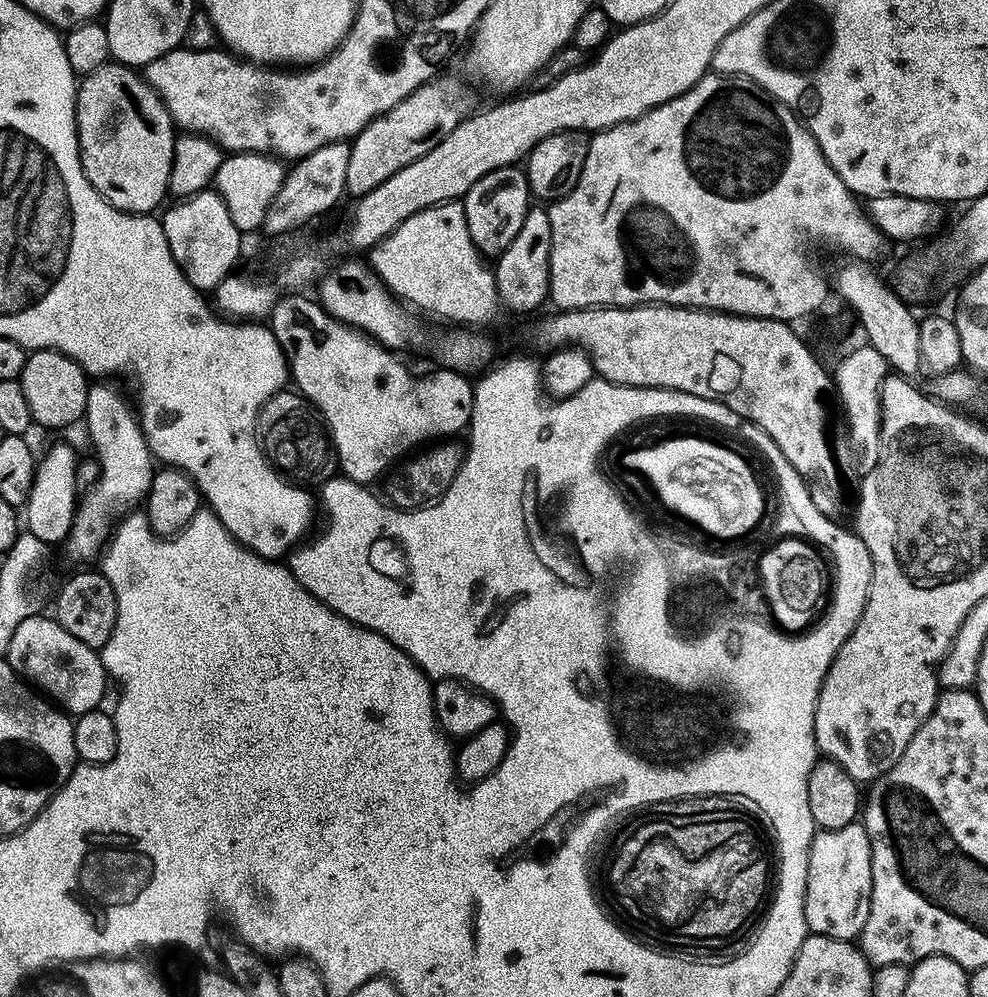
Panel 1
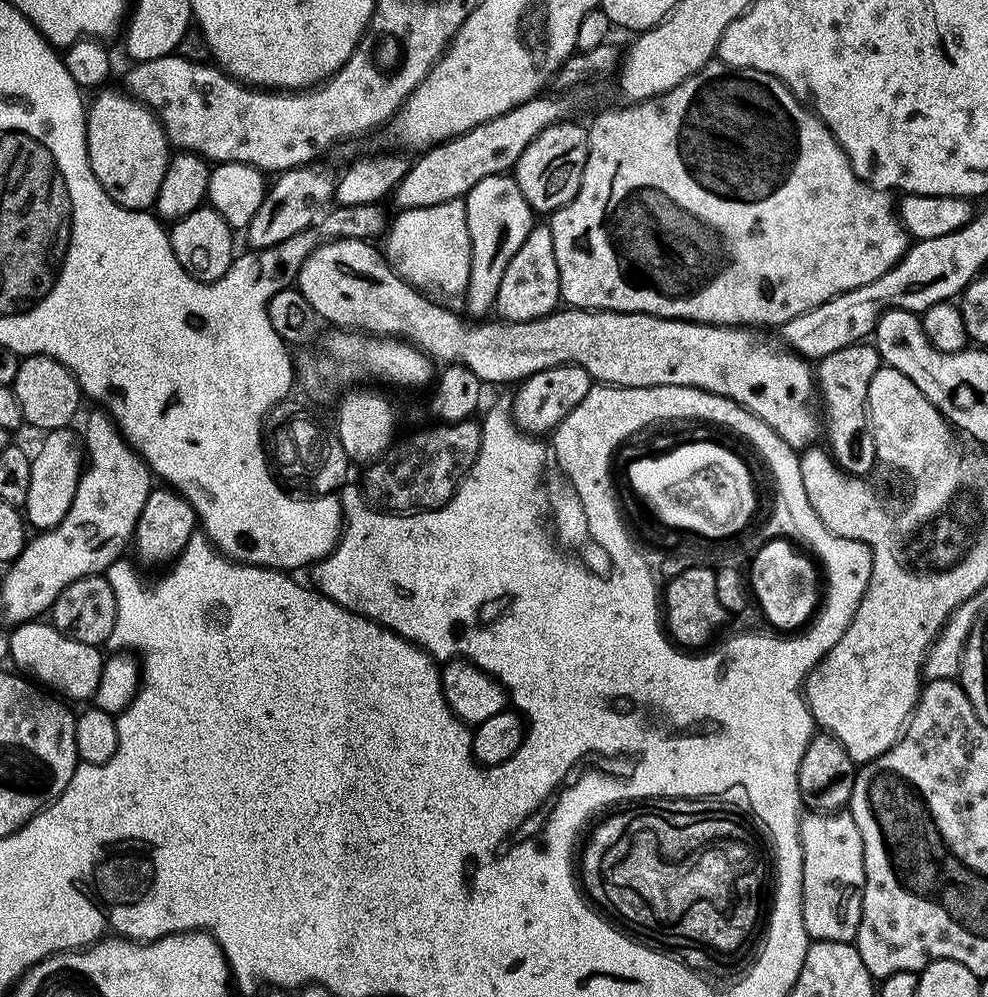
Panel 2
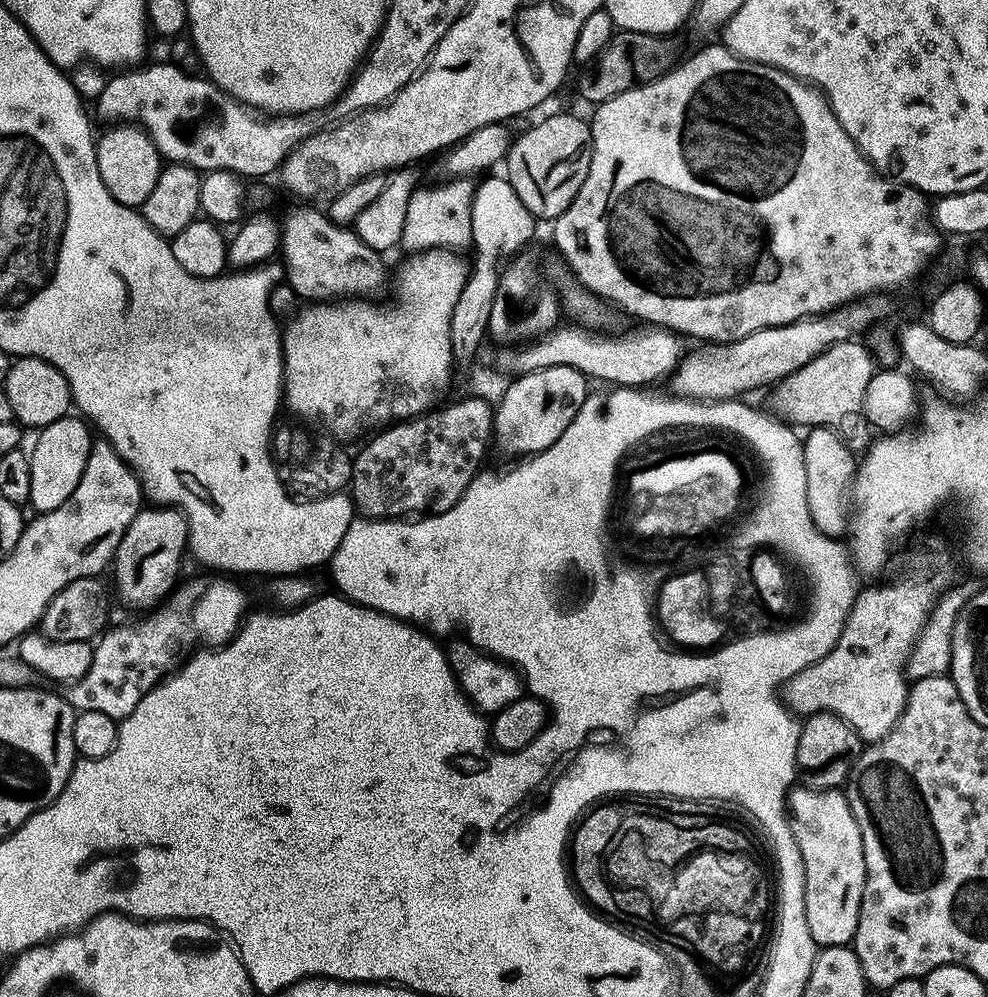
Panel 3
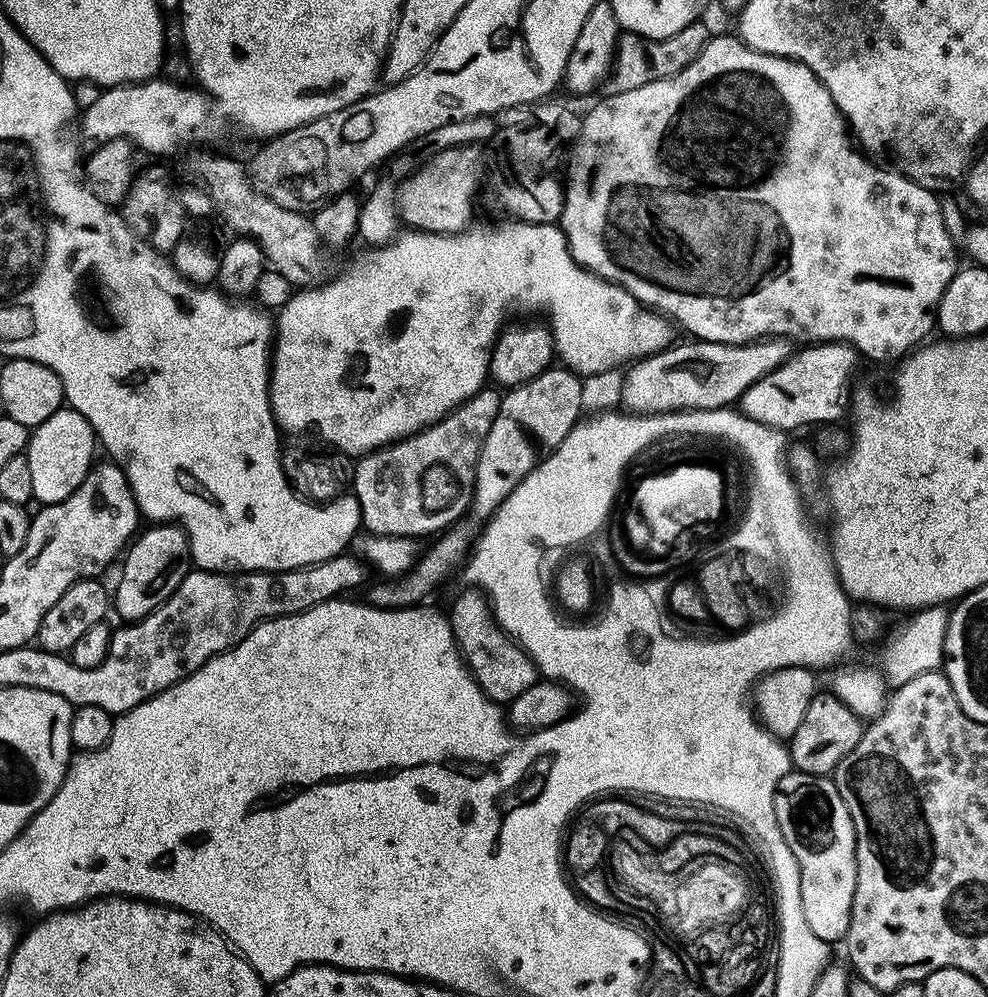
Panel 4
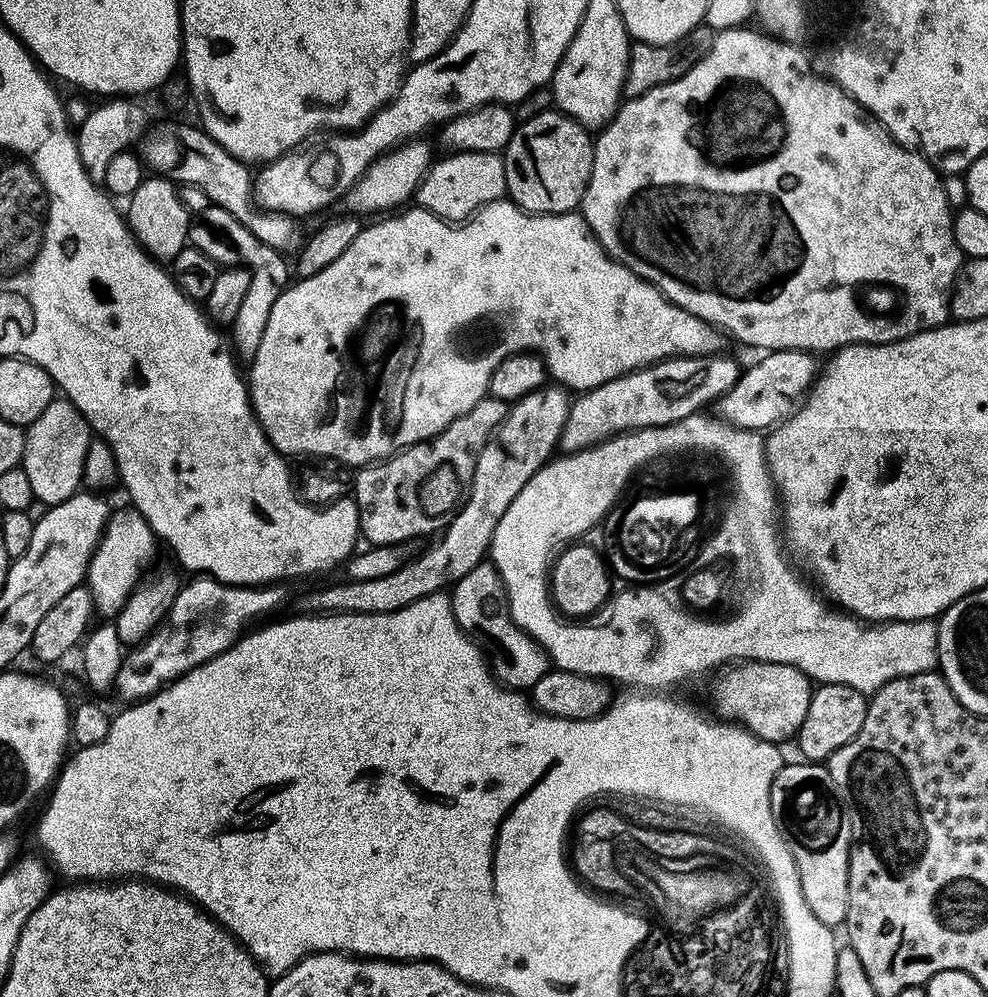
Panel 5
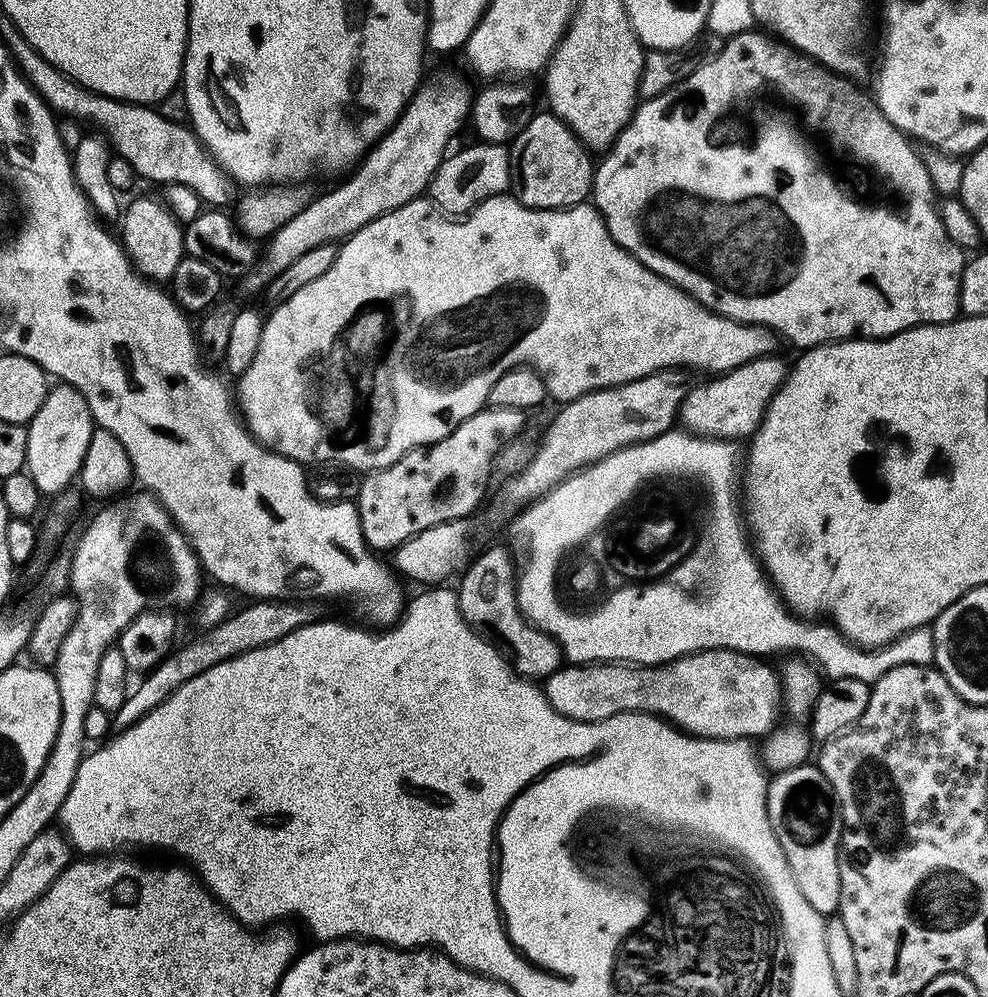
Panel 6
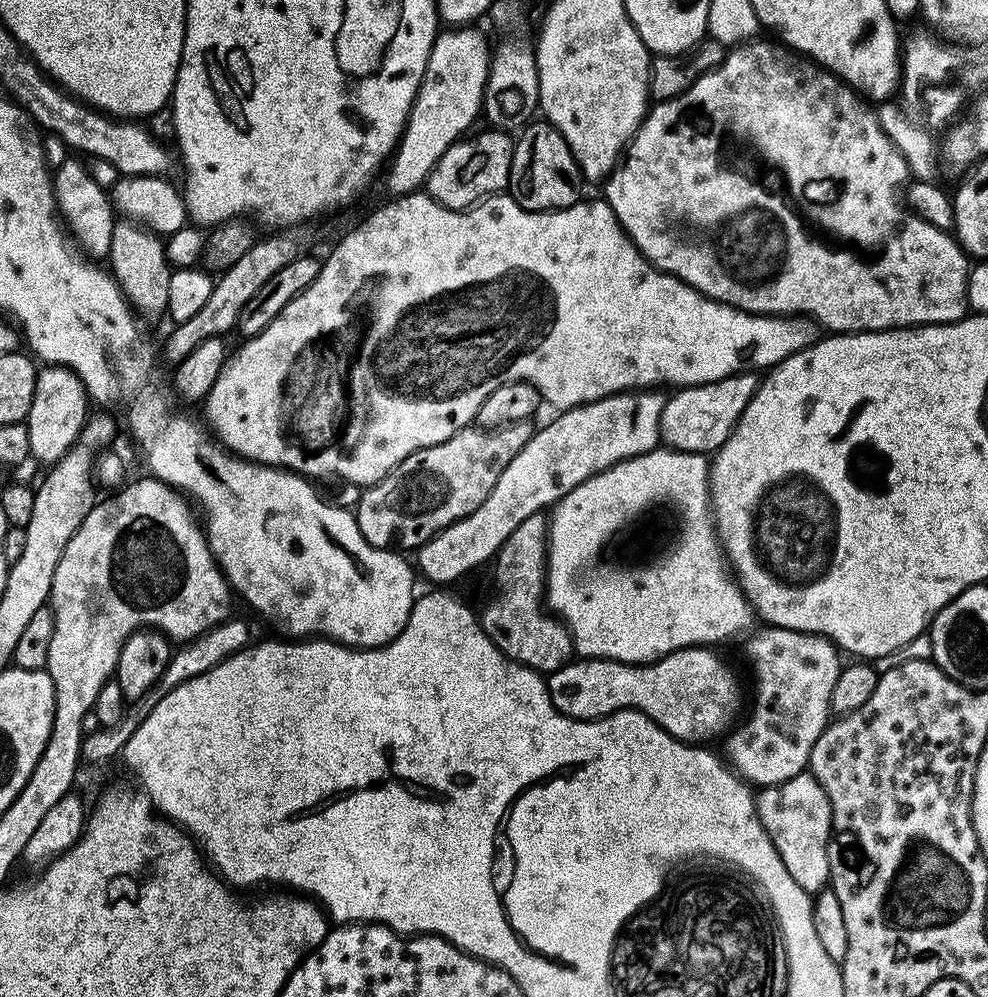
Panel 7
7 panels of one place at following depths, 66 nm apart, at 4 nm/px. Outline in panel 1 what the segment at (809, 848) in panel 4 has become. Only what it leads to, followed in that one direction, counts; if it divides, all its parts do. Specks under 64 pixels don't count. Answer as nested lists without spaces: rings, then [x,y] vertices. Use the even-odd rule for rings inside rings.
[[[854,822],[838,830],[817,831],[809,850],[806,879],[805,916],[809,929],[818,936],[833,936],[839,940],[855,941],[866,926],[868,902],[872,896],[872,851],[869,835],[863,823]]]

